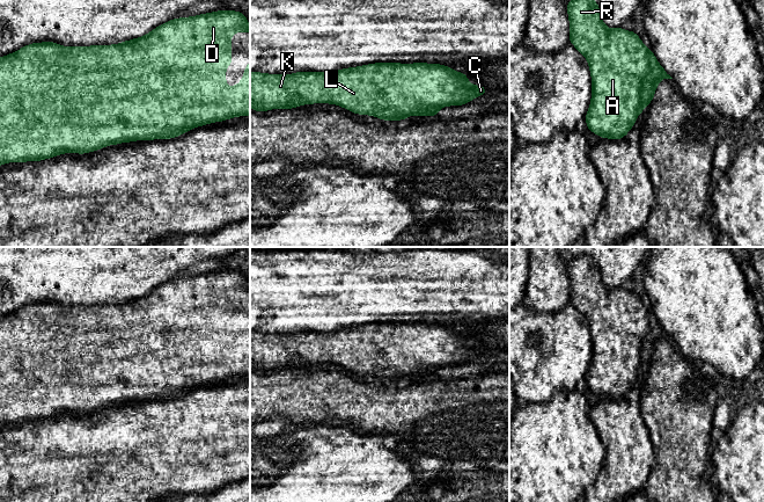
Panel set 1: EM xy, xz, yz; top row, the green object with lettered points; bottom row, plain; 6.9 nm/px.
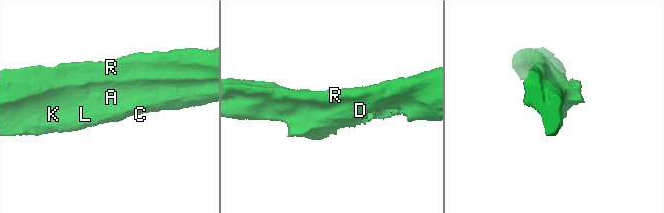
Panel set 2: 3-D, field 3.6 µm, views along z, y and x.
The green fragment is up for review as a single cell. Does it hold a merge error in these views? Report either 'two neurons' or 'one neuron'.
one neuron

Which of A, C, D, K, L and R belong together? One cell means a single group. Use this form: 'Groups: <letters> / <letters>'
Groups: A C D K L R

